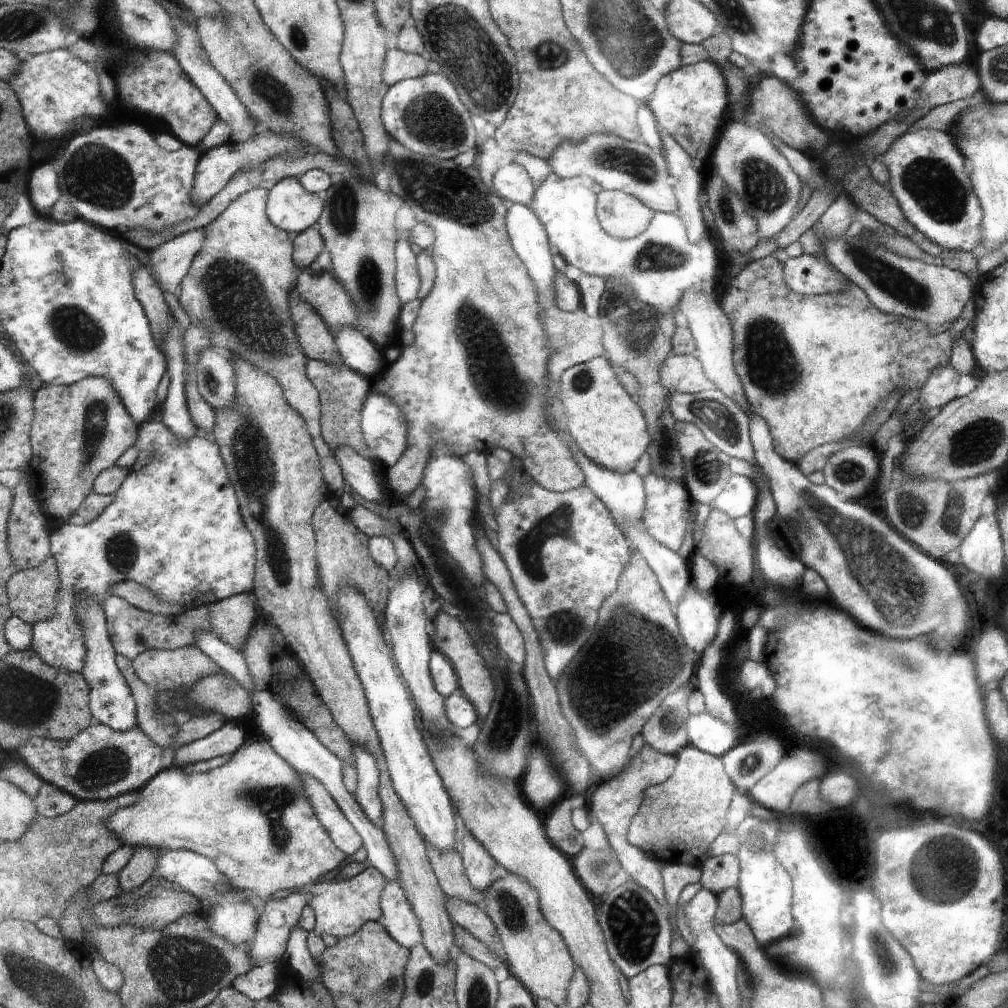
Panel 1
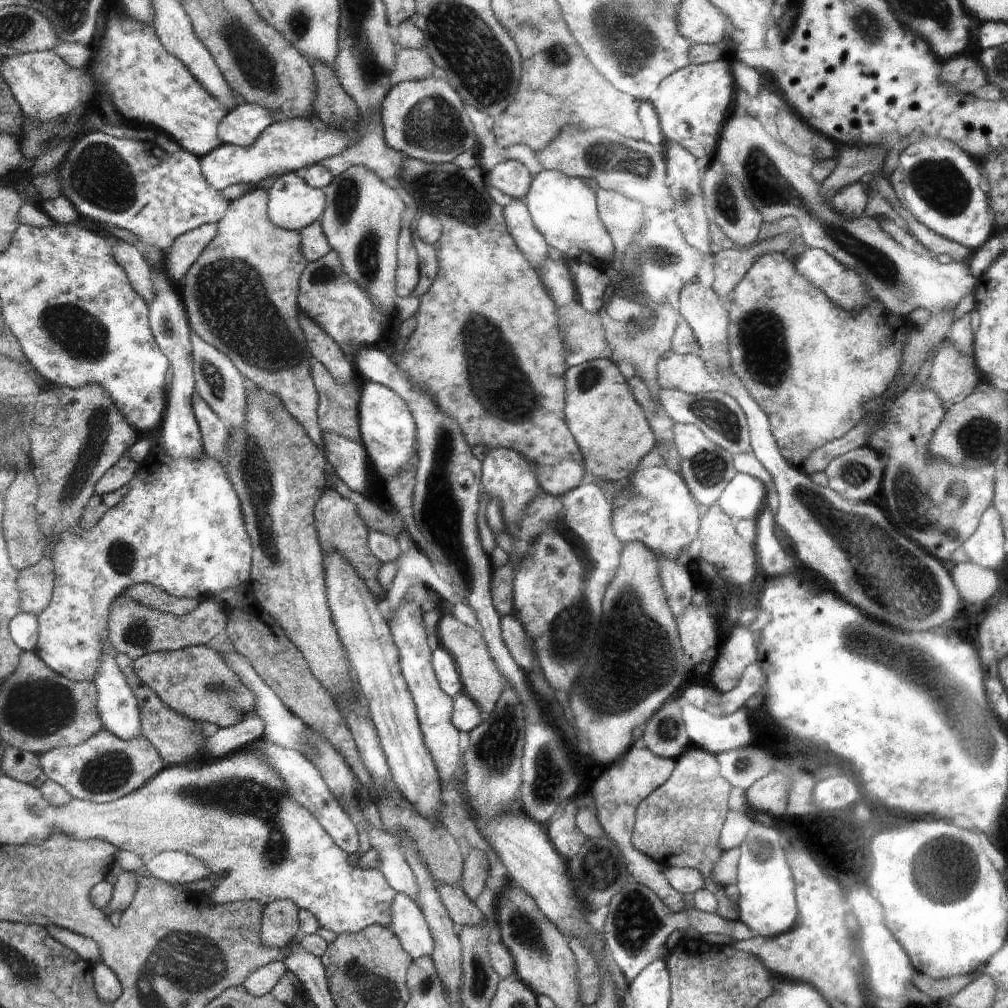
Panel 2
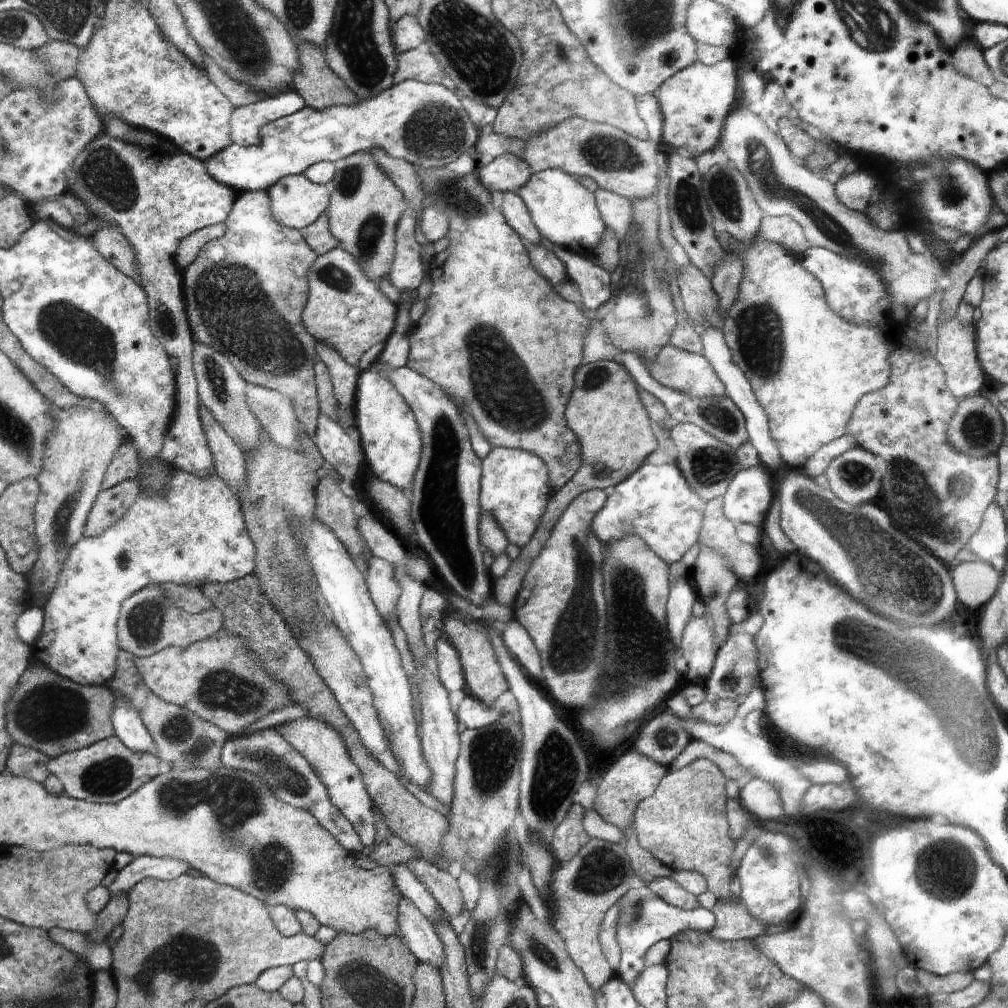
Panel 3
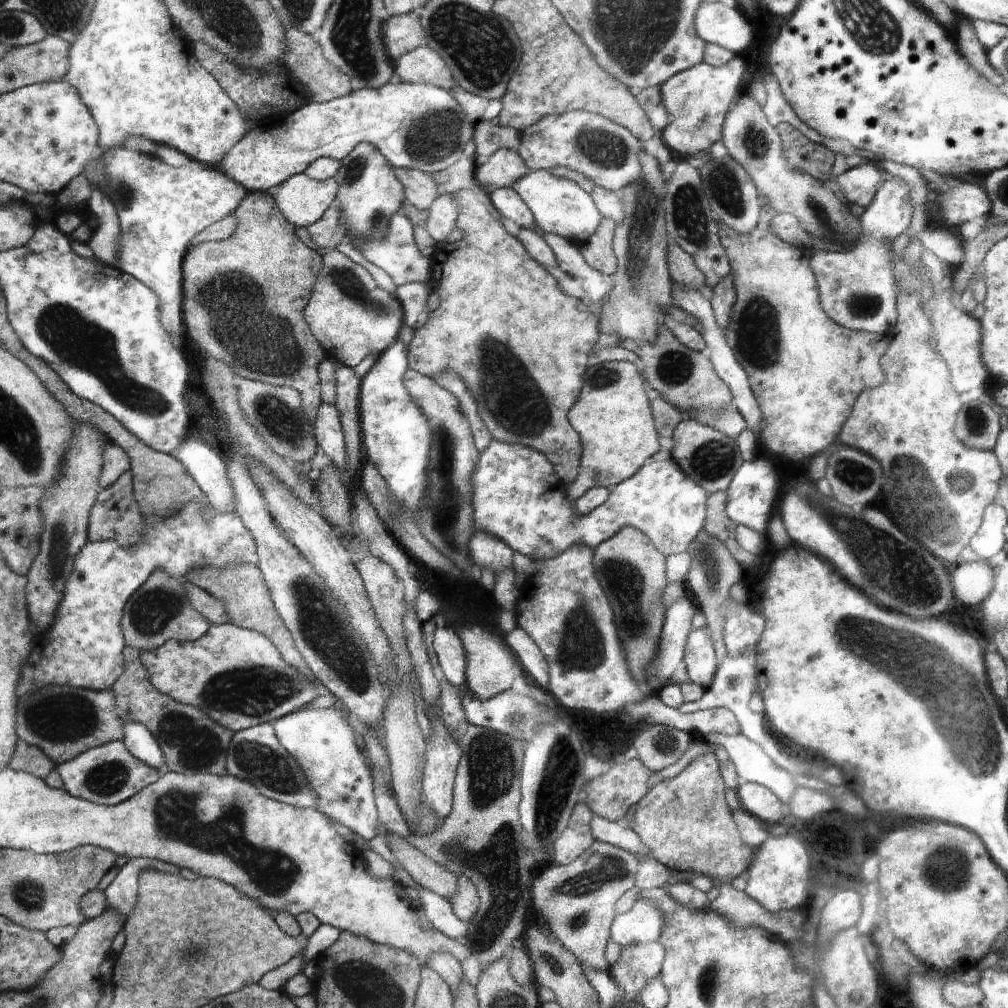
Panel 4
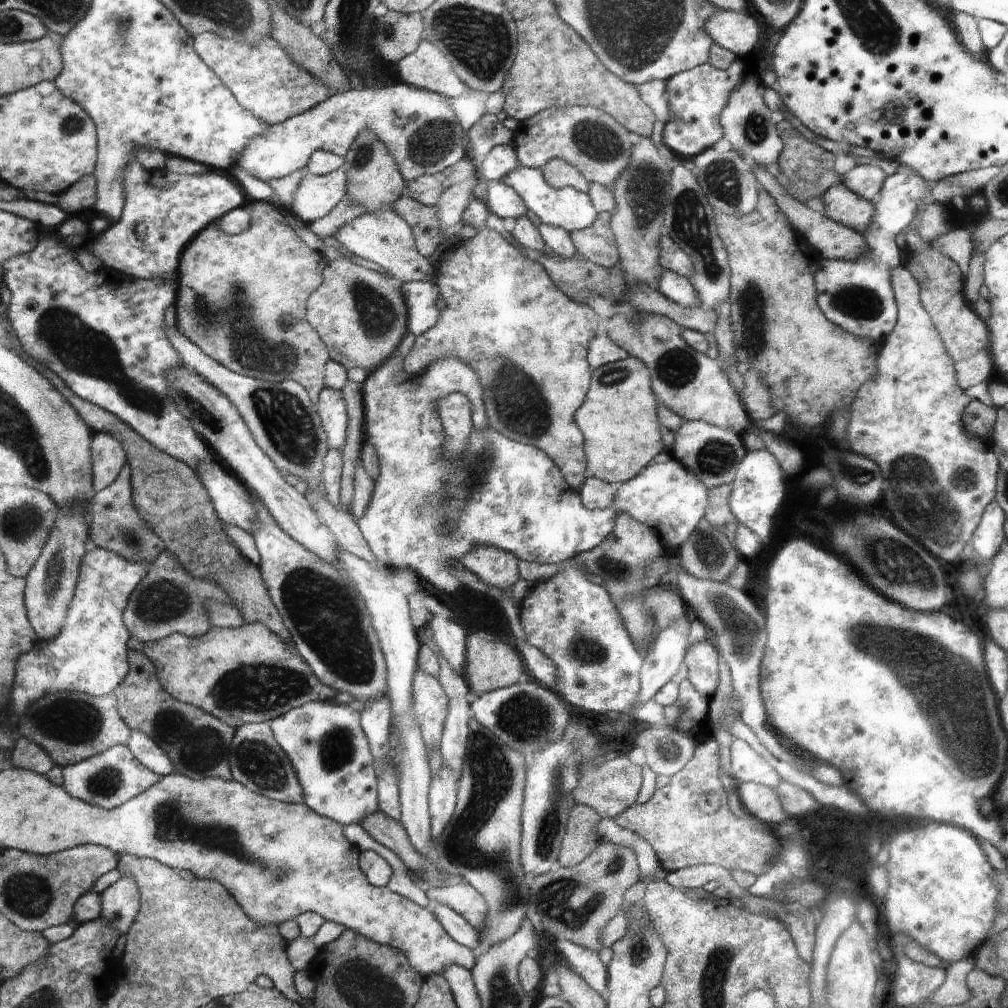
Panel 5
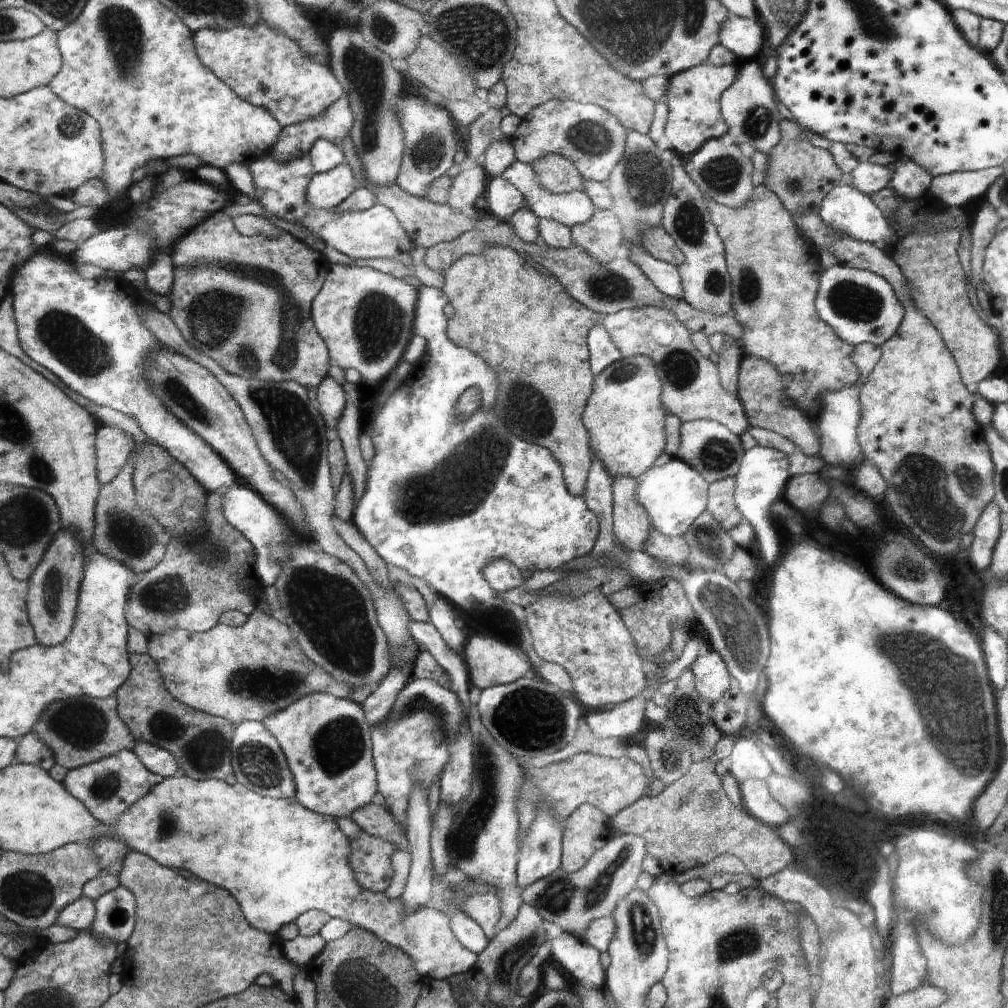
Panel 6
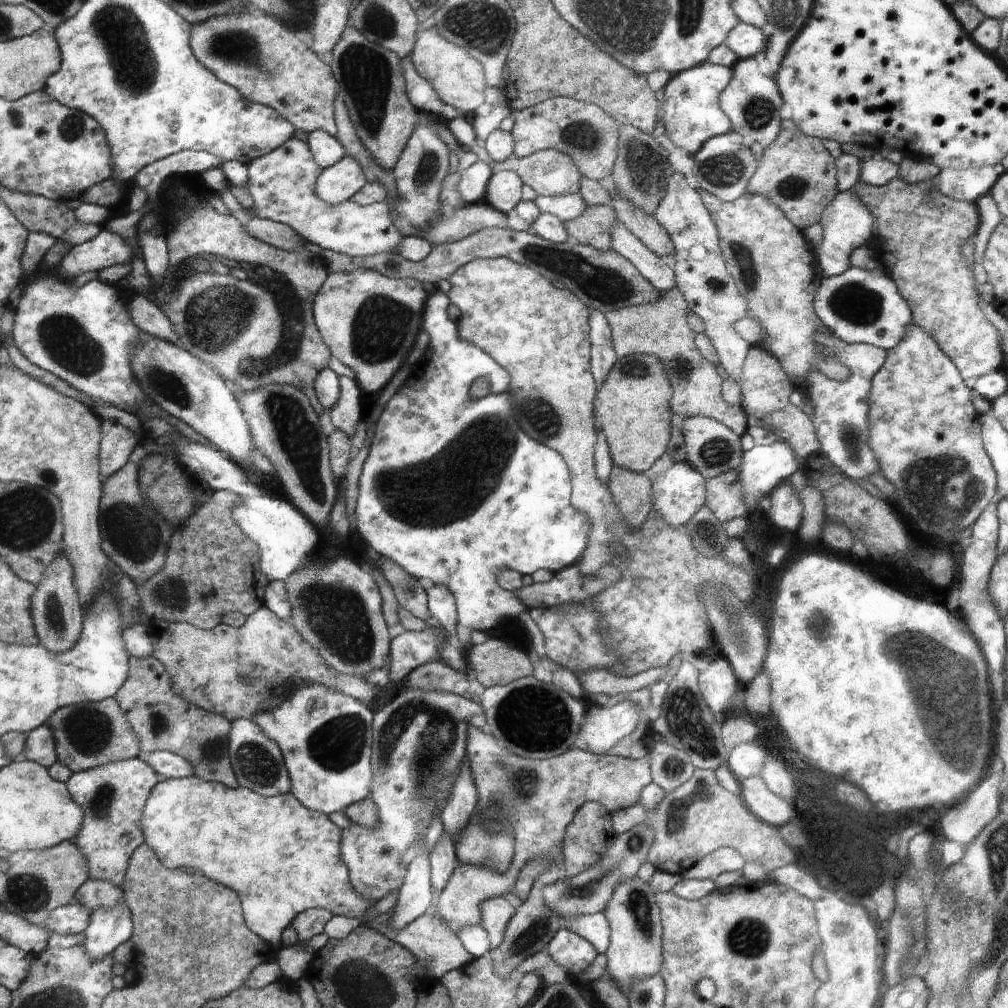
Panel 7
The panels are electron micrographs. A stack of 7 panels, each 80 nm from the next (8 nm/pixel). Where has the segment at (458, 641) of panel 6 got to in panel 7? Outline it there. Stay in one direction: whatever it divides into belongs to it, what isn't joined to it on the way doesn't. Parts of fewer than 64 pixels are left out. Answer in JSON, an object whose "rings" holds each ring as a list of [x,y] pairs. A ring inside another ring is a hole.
{"rings":[[[443,584],[433,585],[427,590],[427,605],[432,622],[450,636],[456,636],[457,608],[453,592]]]}

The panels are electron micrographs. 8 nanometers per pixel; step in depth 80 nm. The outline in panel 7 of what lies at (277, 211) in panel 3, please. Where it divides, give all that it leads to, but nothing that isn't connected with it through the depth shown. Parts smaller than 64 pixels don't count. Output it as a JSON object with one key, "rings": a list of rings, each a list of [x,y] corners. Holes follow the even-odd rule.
{"rings":[[[345,154],[317,176],[315,191],[323,201],[337,205],[352,199],[366,183],[362,164]]]}

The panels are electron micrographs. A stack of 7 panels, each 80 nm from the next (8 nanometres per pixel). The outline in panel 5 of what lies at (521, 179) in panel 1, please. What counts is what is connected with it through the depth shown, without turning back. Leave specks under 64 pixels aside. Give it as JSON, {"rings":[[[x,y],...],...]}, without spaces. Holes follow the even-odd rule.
{"rings":[[[496,145],[482,161],[478,175],[489,183],[501,181],[503,176],[517,168],[519,160],[511,145]]]}

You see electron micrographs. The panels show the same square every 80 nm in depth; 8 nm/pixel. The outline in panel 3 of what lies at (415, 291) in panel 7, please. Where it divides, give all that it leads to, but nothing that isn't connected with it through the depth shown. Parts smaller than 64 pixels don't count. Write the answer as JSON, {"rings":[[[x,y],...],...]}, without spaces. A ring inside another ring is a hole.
{"rings":[[[341,246],[318,255],[307,277],[309,291],[306,306],[301,314],[306,330],[318,341],[337,349],[346,361],[356,367],[370,346],[386,342],[386,338],[392,334],[396,320],[396,306],[388,302],[386,295],[376,288],[376,283],[363,273],[353,256]]]}

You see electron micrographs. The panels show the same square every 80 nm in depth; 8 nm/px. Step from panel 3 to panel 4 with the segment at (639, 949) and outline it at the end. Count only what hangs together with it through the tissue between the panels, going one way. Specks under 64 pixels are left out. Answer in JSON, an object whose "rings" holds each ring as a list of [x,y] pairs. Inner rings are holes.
{"rings":[[[638,894],[636,903],[629,912],[617,914],[609,930],[609,936],[614,942],[618,942],[624,948],[632,943],[658,941],[661,928],[665,919],[661,916],[659,909],[643,898],[643,894]]]}

